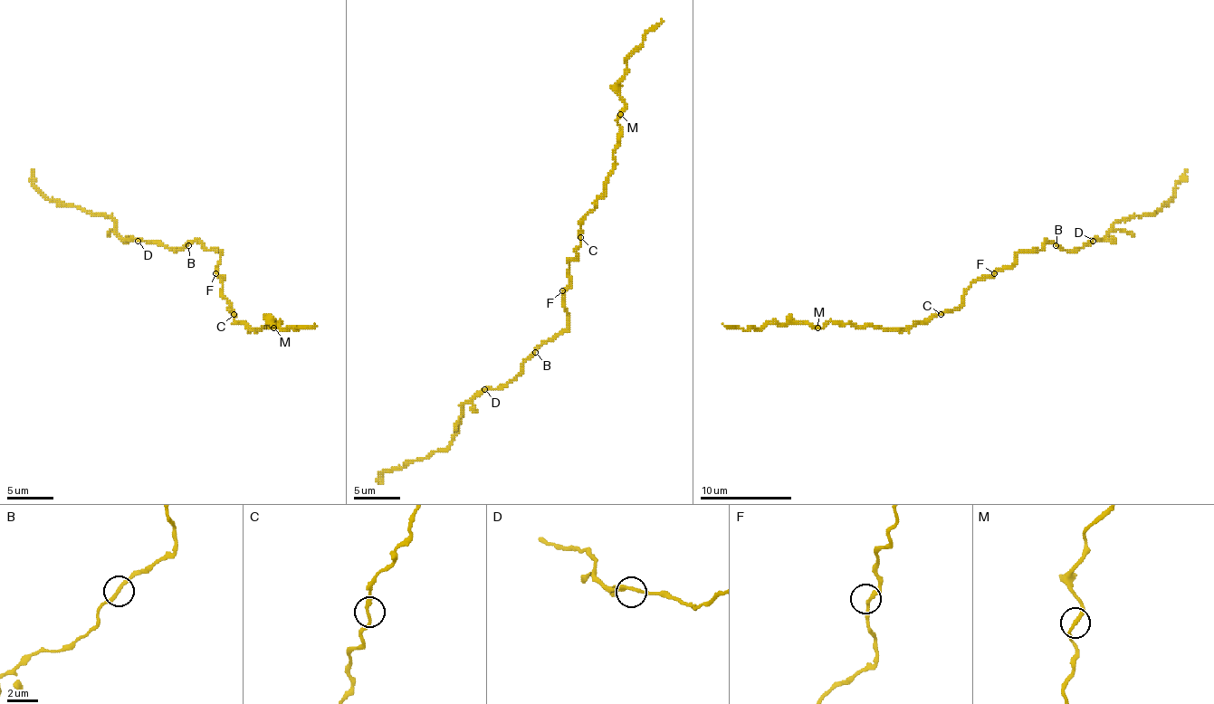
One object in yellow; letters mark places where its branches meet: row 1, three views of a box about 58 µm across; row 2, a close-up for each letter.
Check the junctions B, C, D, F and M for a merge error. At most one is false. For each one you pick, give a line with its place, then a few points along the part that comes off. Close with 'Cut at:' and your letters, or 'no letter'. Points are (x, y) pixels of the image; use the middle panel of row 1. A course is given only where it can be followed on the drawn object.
Cut at: no letter

